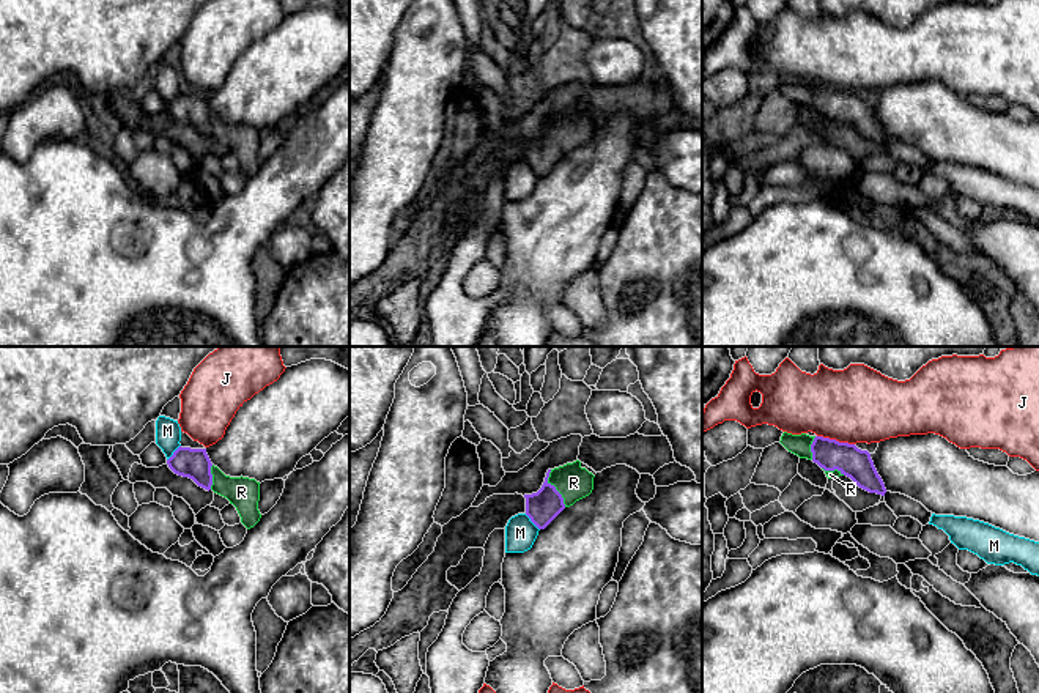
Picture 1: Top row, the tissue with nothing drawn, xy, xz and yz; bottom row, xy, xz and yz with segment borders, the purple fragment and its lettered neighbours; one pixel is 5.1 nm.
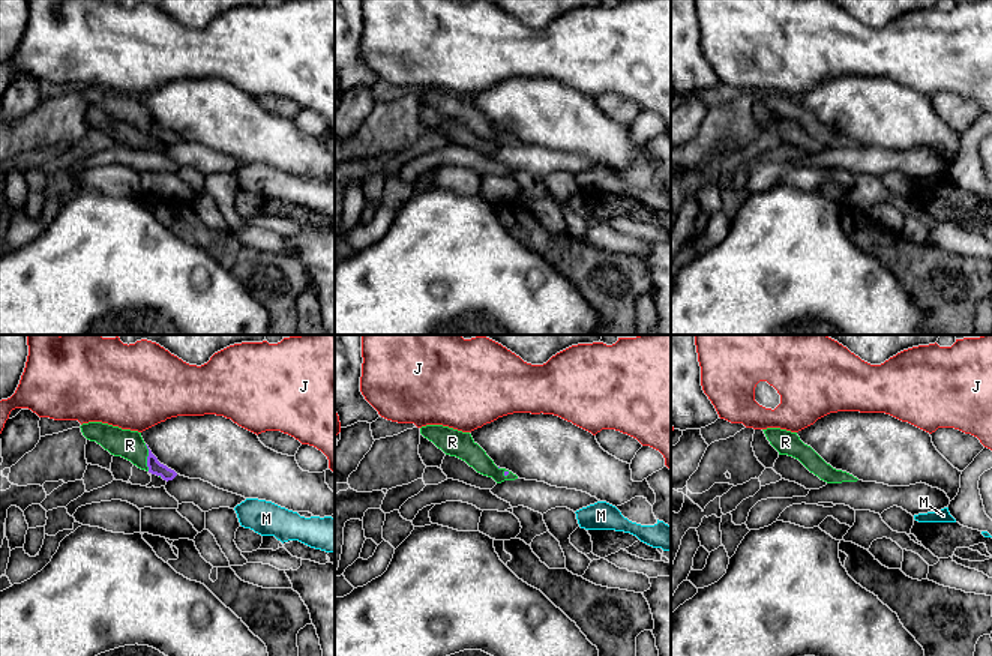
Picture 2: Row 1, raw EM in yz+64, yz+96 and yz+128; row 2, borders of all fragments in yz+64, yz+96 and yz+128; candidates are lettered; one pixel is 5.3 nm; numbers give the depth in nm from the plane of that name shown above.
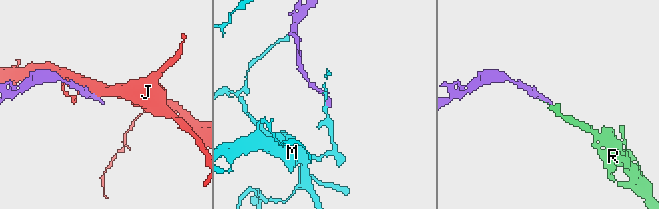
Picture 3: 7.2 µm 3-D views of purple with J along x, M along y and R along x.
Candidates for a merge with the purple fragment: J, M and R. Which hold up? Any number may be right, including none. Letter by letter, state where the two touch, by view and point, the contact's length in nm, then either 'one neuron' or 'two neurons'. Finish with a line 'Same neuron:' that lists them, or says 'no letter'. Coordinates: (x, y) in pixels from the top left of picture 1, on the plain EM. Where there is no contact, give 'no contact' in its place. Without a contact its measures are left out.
J: yz (835, 87) | 200 nm | two neurons
M: xz (531, 167) | 120 nm | two neurons
R: xz (554, 136) | 200 nm | one neuron
Same neuron: R

